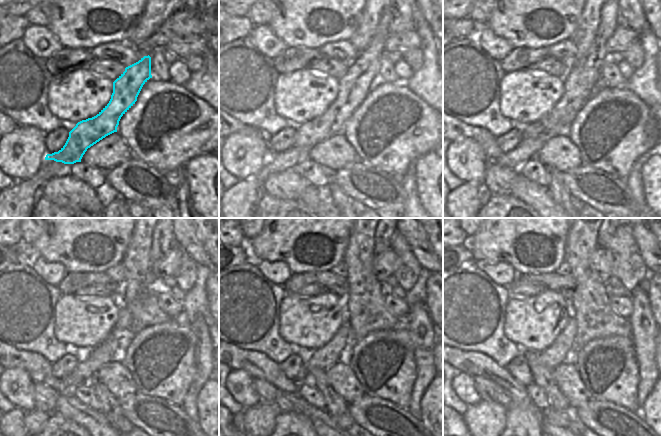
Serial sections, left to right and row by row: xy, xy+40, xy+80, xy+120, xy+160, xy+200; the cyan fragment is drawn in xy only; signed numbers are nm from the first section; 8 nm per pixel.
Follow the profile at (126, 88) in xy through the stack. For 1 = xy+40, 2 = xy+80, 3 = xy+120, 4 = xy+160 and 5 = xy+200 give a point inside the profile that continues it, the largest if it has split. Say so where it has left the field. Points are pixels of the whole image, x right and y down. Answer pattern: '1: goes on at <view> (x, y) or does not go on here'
1: goes on at xy+40 (362, 74)
2: goes on at xy+80 (581, 77)
3: goes on at xy+120 (162, 241)
4: goes on at xy+160 (382, 238)
5: goes on at xy+200 (603, 238)

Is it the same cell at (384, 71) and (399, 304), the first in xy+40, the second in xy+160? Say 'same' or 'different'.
same

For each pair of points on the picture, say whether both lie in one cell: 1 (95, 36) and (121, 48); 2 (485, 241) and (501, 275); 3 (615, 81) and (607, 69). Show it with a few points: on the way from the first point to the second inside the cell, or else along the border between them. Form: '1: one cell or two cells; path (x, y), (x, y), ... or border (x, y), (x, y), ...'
1: two cells; border (128, 42), (100, 43), (89, 50)
2: two cells; border (477, 262), (507, 262), (517, 274)
3: one cell; path (613, 78), (610, 72)

